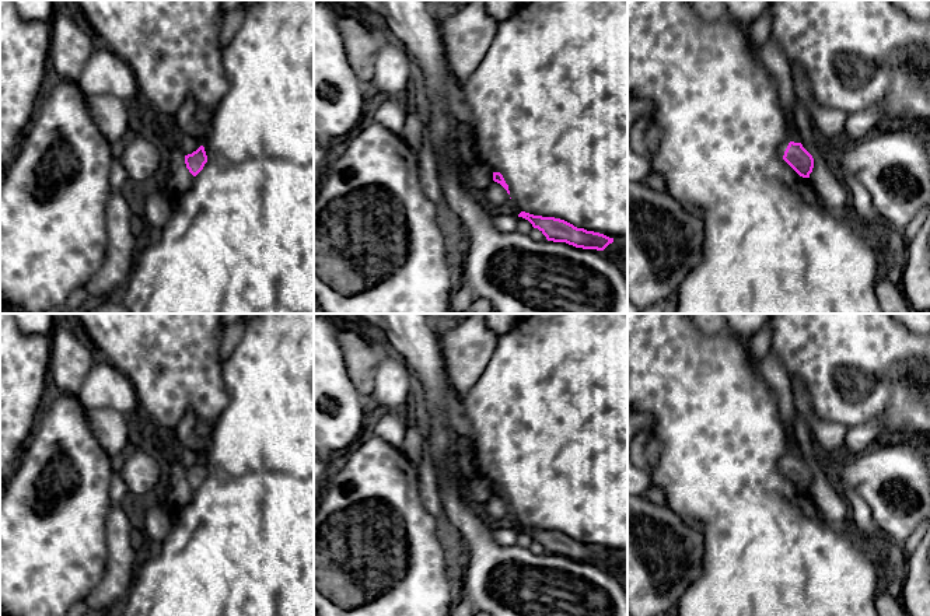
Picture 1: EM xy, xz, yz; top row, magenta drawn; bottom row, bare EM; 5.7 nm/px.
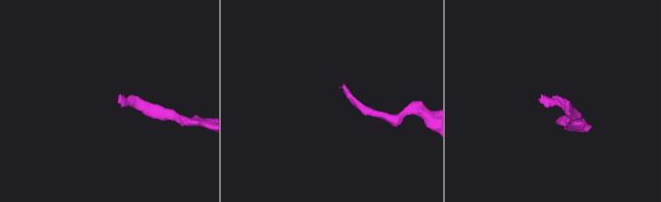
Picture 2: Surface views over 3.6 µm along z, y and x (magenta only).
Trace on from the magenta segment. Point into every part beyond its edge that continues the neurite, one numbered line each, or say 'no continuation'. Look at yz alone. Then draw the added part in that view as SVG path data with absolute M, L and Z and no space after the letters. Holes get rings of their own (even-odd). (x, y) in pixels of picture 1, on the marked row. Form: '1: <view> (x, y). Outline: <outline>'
1: yz (783, 146). Outline: M793 136L793 137L789 137L786 139L780 146L779 146L779 157L783 158L784 155L784 151L789 146L790 141L794 141L794 143L801 143L798 137Z

